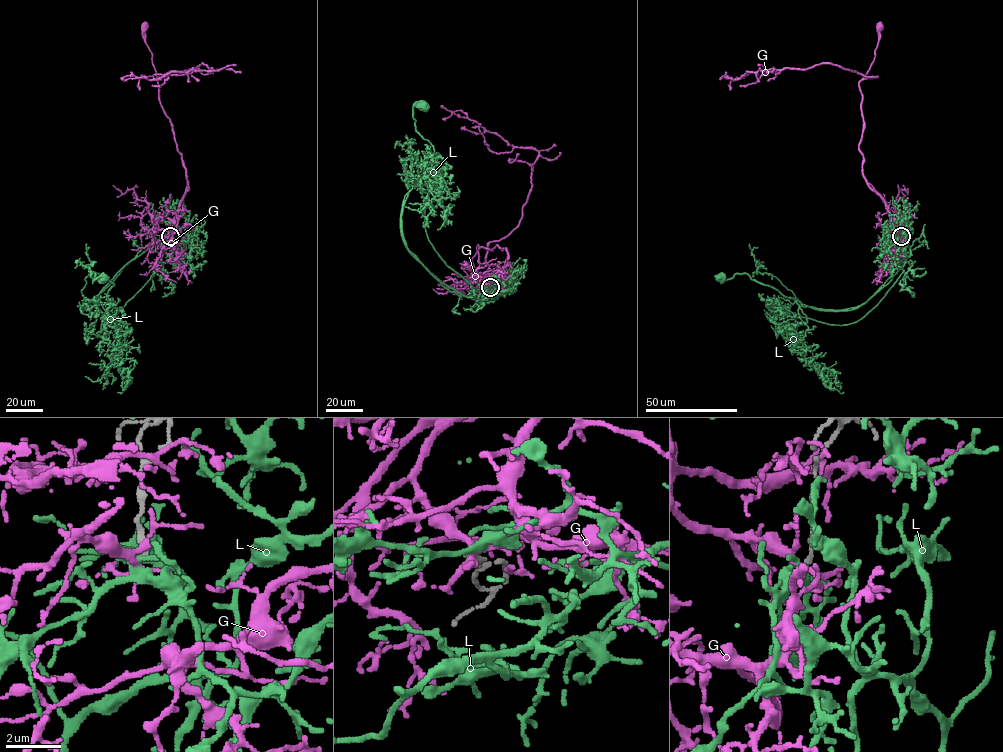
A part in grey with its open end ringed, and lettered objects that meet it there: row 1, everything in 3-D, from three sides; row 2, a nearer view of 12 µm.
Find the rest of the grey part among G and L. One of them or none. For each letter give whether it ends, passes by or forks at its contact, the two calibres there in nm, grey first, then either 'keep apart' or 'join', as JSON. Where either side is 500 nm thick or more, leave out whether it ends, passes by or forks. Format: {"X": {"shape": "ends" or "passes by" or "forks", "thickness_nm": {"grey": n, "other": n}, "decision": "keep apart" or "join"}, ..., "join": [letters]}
{"G": {"shape": "forks", "thickness_nm": {"grey": 180, "other": 200}, "decision": "keep apart"}, "L": {"shape": "forks", "thickness_nm": {"grey": 160, "other": 200}, "decision": "keep apart"}, "join": []}

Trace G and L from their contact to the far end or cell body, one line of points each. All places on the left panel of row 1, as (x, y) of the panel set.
G: (170, 237), (166, 235), (187, 182), (170, 119), (159, 99), (152, 53), (144, 37), (144, 27)
L: (170, 237), (177, 251), (173, 244), (144, 251), (81, 311), (114, 285), (96, 273), (93, 280), (101, 277)

